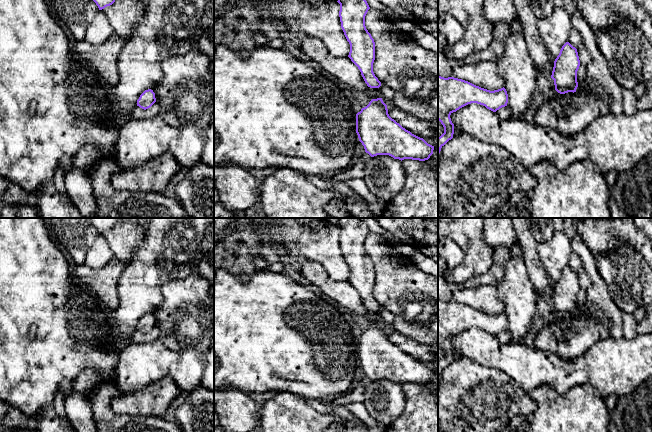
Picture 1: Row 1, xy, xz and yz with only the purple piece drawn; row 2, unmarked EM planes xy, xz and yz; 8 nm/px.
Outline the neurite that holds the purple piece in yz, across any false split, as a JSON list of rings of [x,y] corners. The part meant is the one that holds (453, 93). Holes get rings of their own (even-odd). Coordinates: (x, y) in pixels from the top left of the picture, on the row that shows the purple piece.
[[[438,75],[438,120],[444,127],[444,133],[438,137],[438,154],[453,138],[454,124],[450,115],[471,103],[483,105],[496,112],[507,106],[508,94],[504,87],[490,91],[462,79]]]

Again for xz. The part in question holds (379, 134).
[[[382,98],[372,99],[356,114],[356,133],[371,157],[389,155],[401,161],[425,161],[434,150],[434,146],[392,119]]]

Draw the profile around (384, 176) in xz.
[[[377,155],[365,164],[364,181],[369,190],[385,204],[404,187],[405,171],[401,160]]]

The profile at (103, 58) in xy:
[[[118,35],[100,45],[91,45],[85,41],[76,41],[72,49],[76,56],[95,69],[108,86],[114,86],[119,80],[118,57],[122,48]]]

